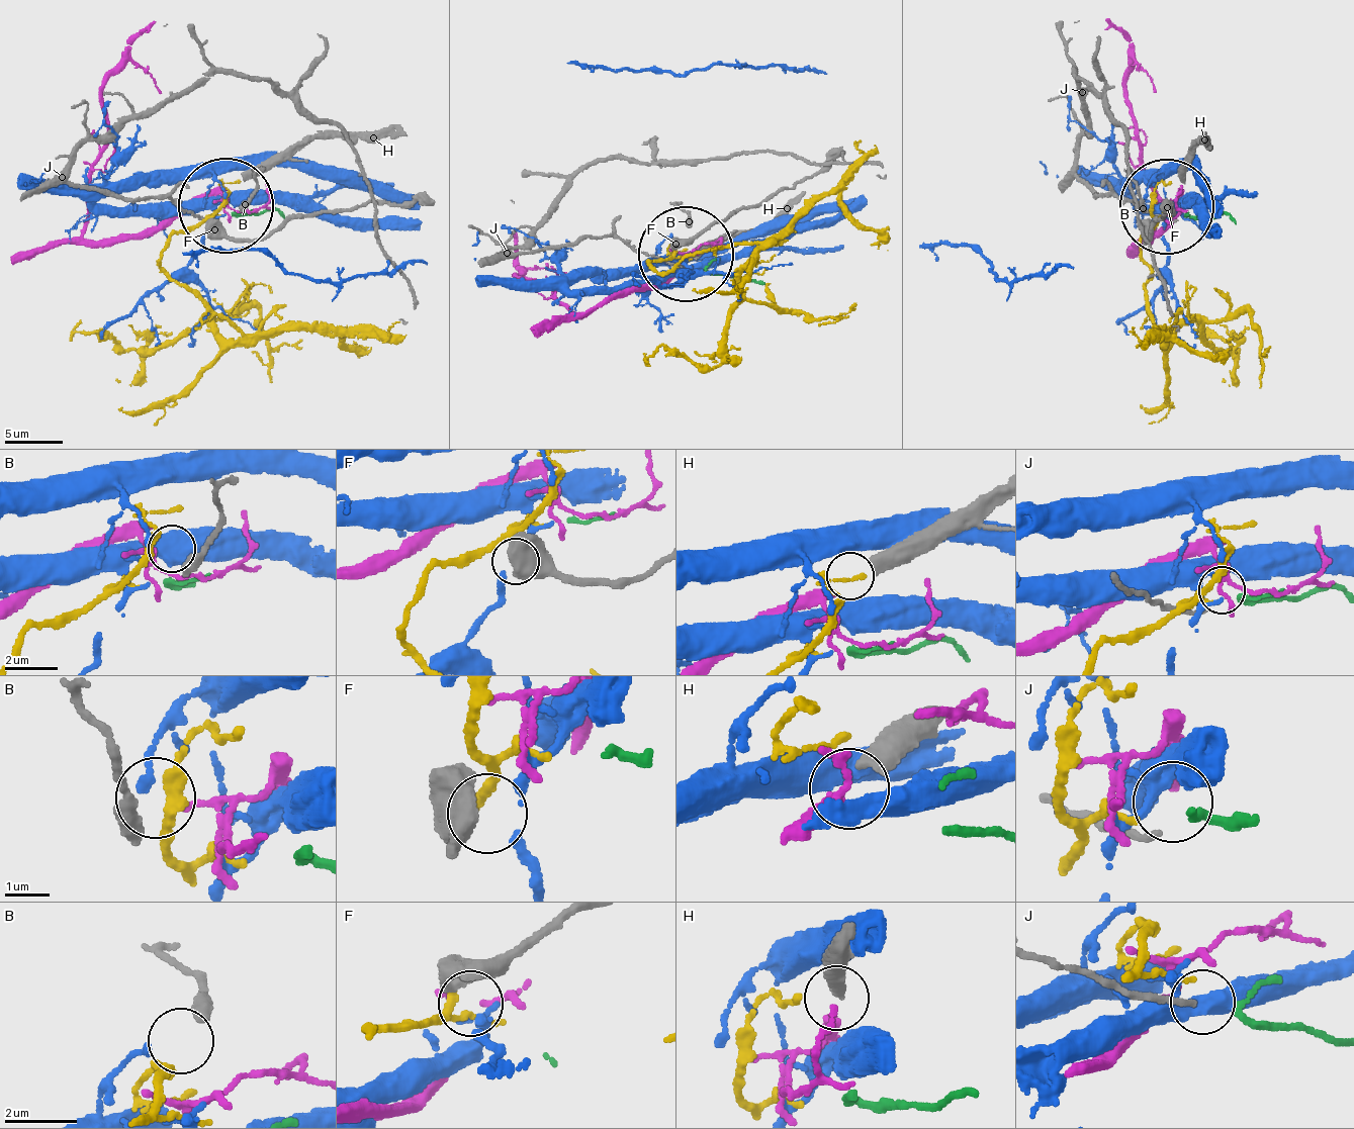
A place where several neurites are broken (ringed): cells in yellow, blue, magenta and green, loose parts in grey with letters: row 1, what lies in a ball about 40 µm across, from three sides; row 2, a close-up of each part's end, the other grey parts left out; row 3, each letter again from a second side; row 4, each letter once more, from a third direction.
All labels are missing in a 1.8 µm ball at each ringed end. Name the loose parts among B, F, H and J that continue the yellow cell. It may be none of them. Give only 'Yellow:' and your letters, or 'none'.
Yellow: B

